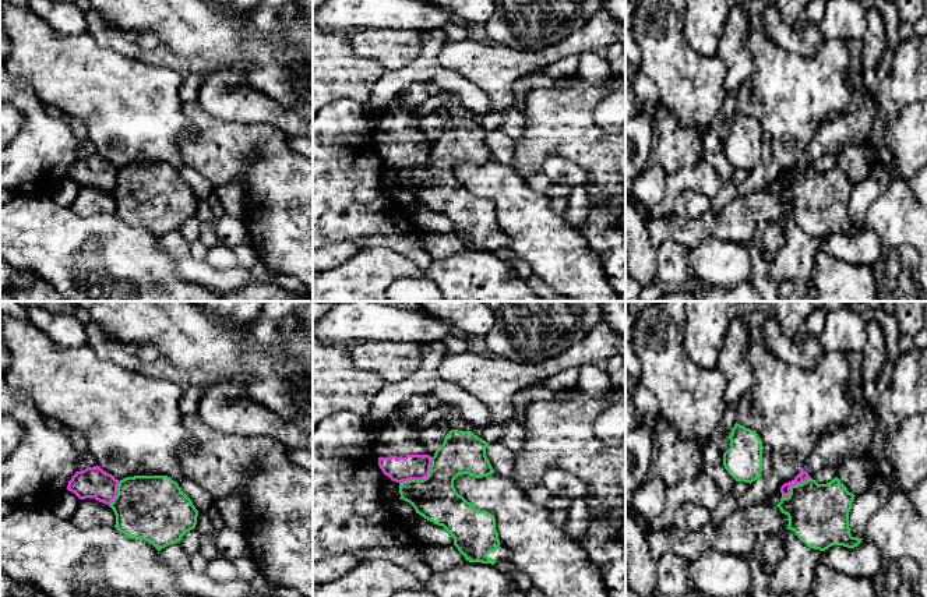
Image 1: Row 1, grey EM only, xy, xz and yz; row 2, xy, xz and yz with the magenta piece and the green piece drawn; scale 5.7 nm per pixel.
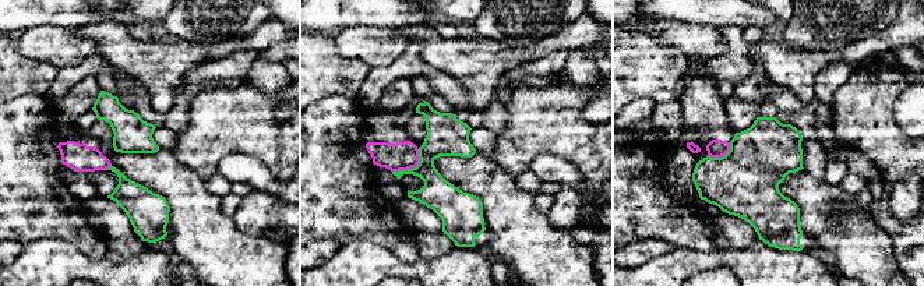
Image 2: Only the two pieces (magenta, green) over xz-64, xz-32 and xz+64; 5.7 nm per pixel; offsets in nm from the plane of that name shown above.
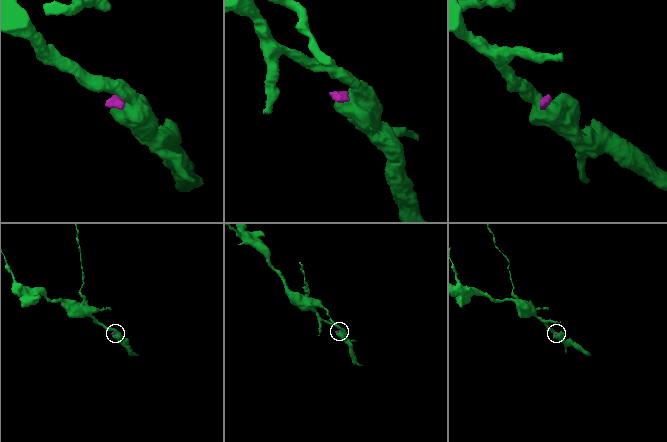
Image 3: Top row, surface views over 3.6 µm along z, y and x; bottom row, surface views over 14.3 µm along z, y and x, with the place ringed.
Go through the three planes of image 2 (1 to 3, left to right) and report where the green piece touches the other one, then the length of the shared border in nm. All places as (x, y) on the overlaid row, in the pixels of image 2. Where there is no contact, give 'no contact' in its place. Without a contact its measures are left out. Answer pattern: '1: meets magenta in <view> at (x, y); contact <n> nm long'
1: meets magenta in xz-64 at (108, 168); contact 50 nm long
2: meets magenta in xz-32 at (412, 166); contact 200 nm long
3: meets magenta in xz+64 at (722, 155); contact 160 nm long

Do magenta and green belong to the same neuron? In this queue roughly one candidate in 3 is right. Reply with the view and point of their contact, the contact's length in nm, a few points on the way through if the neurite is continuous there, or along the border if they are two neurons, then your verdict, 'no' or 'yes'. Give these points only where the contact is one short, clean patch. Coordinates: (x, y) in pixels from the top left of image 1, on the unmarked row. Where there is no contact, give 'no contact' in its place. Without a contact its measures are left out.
xz (422, 166) | 240 nm | along xz (432, 145), (429, 161), (425, 165), (402, 168), (399, 170) | no

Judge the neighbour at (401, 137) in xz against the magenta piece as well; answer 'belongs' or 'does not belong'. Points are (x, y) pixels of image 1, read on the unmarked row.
belongs

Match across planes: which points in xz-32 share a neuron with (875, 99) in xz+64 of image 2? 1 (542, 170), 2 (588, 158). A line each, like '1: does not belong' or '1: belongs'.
1: does not belong
2: belongs

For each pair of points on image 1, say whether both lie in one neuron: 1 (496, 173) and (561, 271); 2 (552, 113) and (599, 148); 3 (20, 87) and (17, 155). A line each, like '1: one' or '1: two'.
1: one
2: one
3: one

